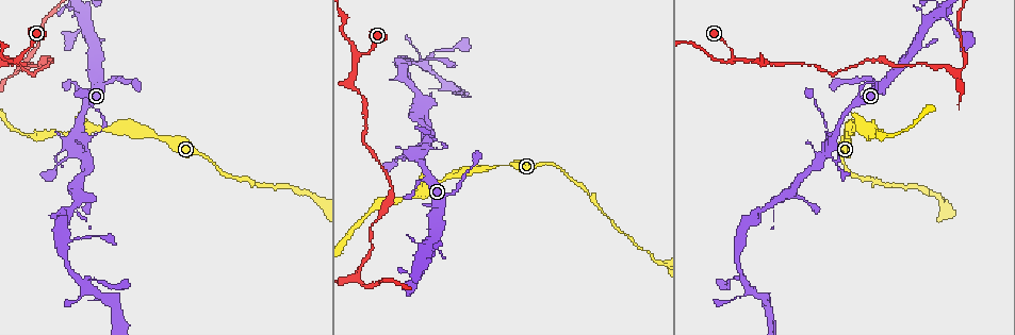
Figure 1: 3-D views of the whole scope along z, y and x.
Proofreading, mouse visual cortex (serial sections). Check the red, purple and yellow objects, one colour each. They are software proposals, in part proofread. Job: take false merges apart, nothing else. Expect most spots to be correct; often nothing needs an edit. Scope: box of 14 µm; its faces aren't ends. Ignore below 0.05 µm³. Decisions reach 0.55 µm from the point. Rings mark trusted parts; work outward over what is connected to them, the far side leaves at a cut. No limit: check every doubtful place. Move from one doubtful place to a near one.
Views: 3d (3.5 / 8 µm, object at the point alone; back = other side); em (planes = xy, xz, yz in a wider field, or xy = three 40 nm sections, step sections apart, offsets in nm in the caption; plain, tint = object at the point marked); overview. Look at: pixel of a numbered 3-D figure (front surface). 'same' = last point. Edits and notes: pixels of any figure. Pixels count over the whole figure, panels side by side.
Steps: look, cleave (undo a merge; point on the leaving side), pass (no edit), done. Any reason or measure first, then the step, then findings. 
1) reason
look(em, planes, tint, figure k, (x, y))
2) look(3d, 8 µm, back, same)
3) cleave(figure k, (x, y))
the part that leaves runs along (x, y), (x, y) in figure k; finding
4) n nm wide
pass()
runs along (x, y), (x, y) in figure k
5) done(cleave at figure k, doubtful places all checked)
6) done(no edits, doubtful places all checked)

a fork
look(3d, 3.5 µm, figure 1, (75, 131))

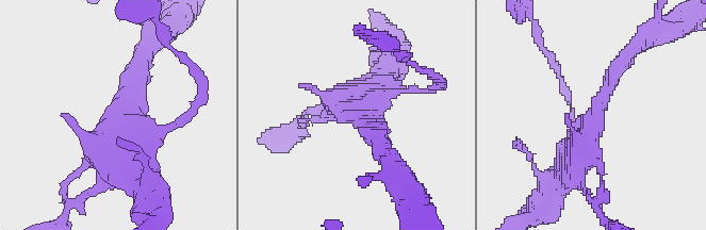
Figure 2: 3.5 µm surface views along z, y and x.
shape alone is not enough
look(em, xy, step 1, tint, figure 2, (358, 115))

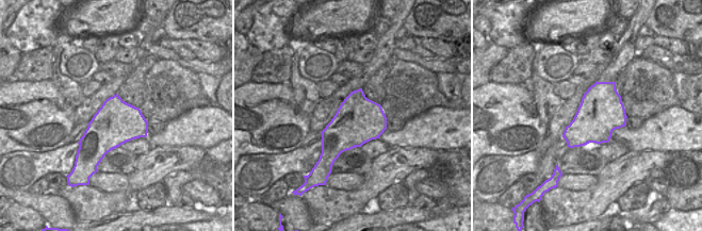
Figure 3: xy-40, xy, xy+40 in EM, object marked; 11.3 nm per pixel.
pass()
runs along (630, 52), (614, 71), (571, 170) in figure 2; continuous, no second cell

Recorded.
a narrow waist
look(3d, 3.5 µm, figure 1, (100, 132))

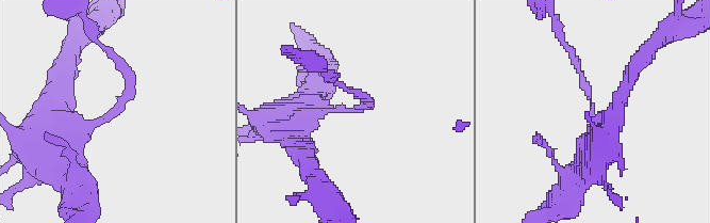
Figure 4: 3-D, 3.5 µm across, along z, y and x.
need the tissue
look(em, xy, step 3, tint, figure 4, (354, 109))

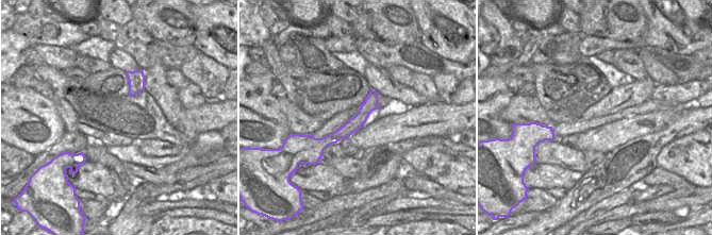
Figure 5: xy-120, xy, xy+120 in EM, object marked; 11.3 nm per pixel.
160 nm wide
pass()
runs along (613, 113), (591, 123), (589, 90), (570, 47) in figure 4; all the same cell

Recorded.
thin neck
look(3d, 3.5 µm, figure 1, (735, 57))

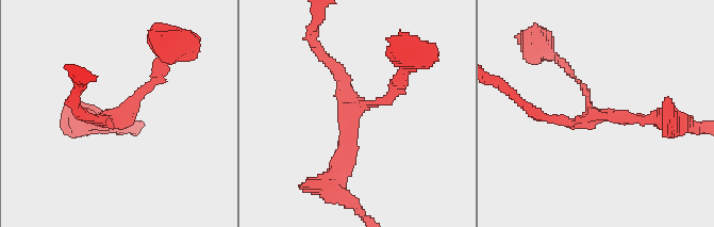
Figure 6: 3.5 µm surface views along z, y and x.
3 arms; arms of 100, 200, 200 nm
look(em, xy, step 3, plain, figure 6, (122, 112))

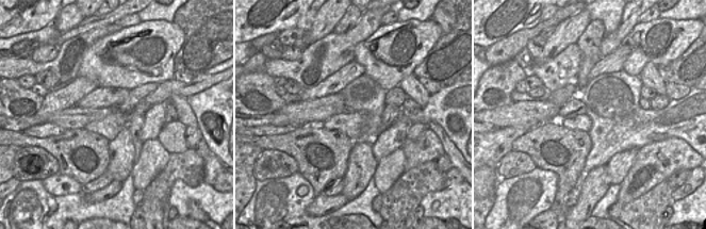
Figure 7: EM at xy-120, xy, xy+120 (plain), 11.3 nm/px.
where the object lies
look(em, xy, step 3, tint, same)

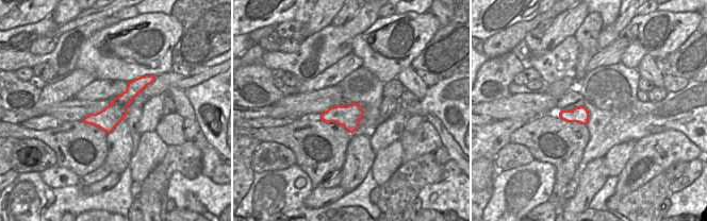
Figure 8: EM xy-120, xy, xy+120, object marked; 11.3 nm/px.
pass()
runs along (400, 79), (397, 91), (354, 112), (334, 169) in figure 6; one cell here

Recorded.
narrows sharply
look(3d, 3.5 µm, figure 1, (151, 130))

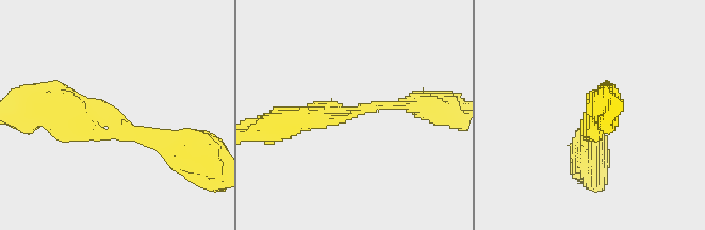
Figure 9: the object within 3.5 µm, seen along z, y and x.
look(em, xy, step 5, tint, figure 9, (120, 117))

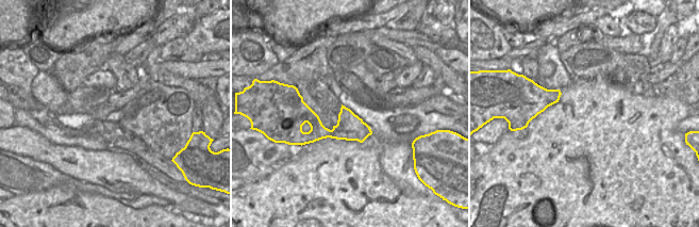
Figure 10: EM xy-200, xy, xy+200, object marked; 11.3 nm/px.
arms of 150, 300 nm
pass()
runs along (304, 108), (323, 132), (368, 132) in figure 10; one cell here

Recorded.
arms part here
look(3d, 3.5 µm, figure 1, (953, 71))

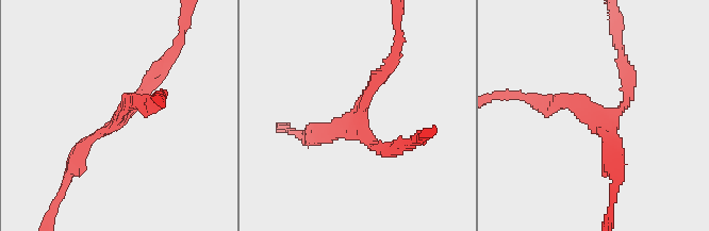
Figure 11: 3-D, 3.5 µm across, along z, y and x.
3 arms; arms of 150, 200, 200 nm
look(em, xy, step 5, tint, figure 11, (598, 109))

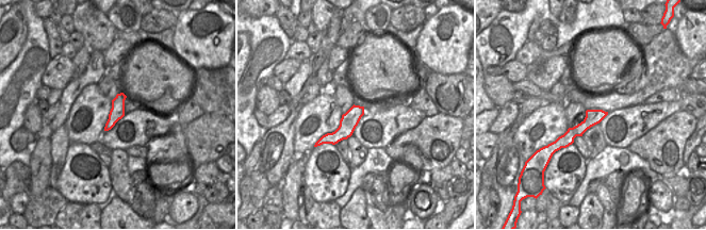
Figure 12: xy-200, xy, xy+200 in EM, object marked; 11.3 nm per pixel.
pass()
runs along (540, 101), (619, 111), (627, 72) in figure 11; continuous, no second cell

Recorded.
done(no edits, doubtful places all checked)

